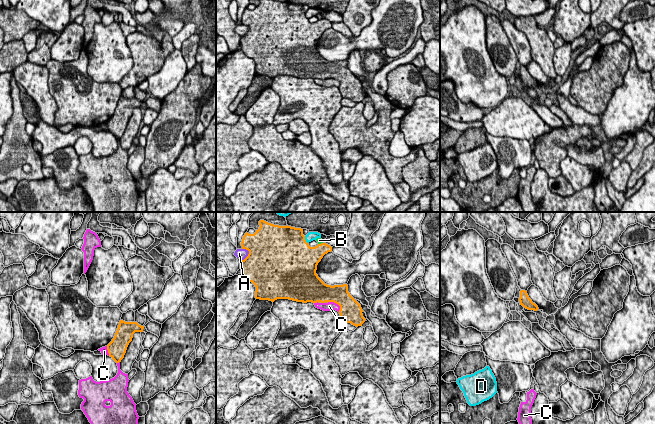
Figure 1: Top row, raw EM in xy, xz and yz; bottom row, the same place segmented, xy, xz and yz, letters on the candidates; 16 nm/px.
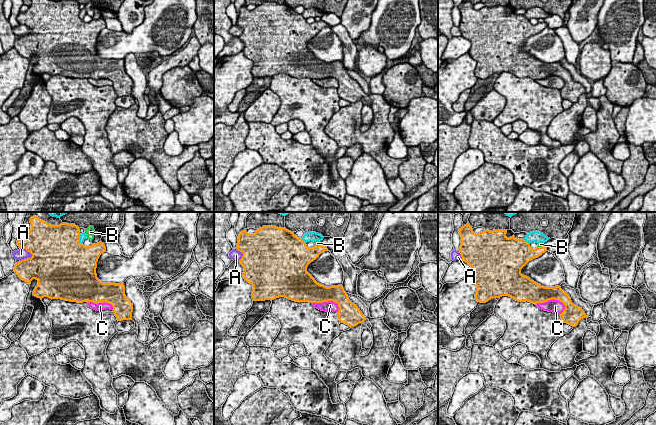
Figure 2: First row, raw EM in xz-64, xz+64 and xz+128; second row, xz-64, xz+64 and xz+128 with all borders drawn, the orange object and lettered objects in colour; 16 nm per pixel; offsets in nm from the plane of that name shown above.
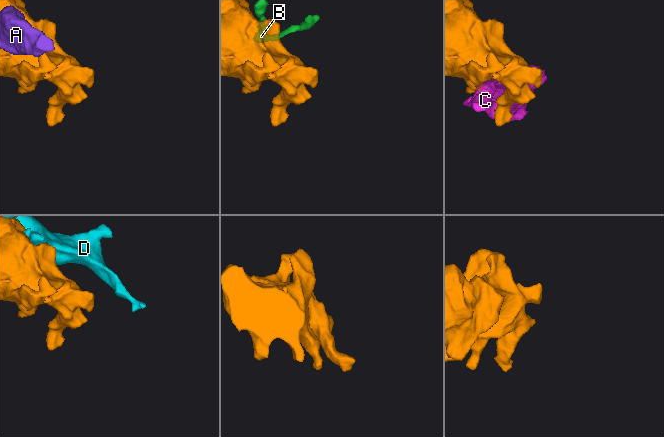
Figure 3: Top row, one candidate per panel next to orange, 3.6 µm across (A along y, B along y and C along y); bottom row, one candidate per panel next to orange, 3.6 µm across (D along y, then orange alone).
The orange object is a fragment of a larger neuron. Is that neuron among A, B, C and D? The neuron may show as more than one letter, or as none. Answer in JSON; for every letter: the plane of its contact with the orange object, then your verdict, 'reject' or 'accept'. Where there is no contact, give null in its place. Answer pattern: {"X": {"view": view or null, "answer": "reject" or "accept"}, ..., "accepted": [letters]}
{"A": {"view": "xz", "answer": "reject"}, "B": {"view": "xz", "answer": "reject"}, "C": {"view": "xz", "answer": "reject"}, "D": {"view": "xz", "answer": "reject"}, "accepted": []}

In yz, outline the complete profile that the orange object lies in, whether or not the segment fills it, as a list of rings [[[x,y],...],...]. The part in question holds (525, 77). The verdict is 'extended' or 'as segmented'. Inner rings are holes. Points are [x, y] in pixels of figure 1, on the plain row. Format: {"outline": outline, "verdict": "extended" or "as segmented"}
{"outline": [[[521,66],[520,67],[520,81],[522,81],[524,84],[528,86],[534,86],[537,87],[539,84],[538,82],[532,78],[532,76],[529,74],[527,67]]], "verdict": "as segmented"}

